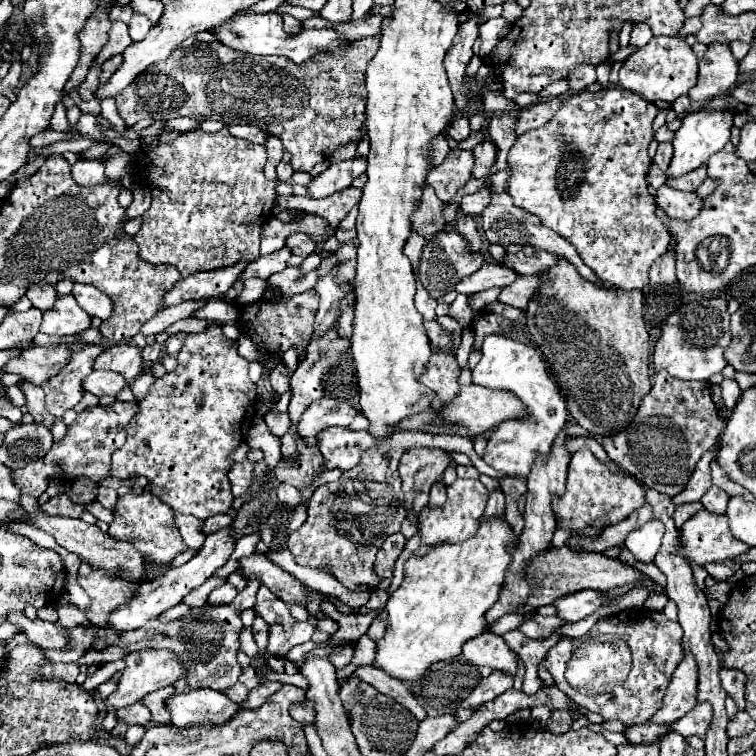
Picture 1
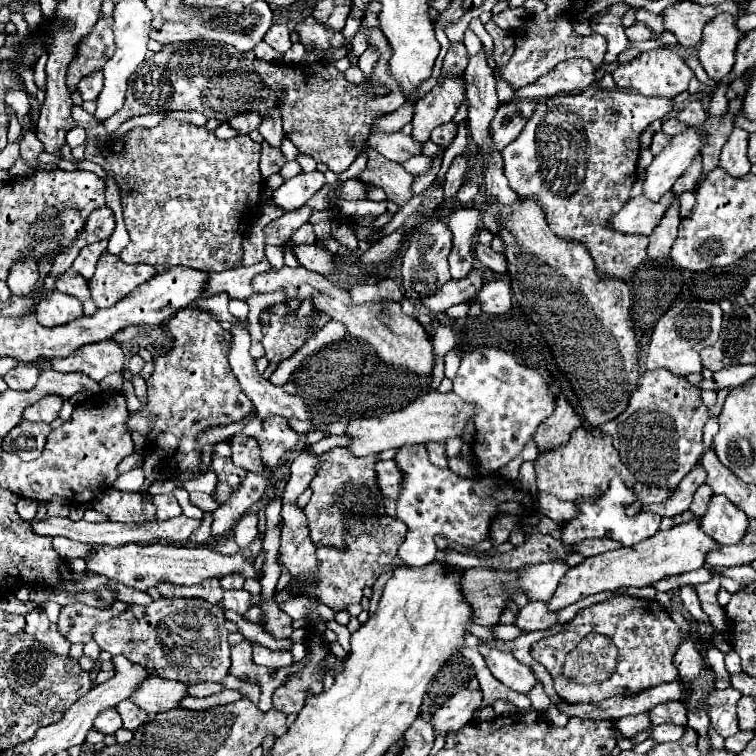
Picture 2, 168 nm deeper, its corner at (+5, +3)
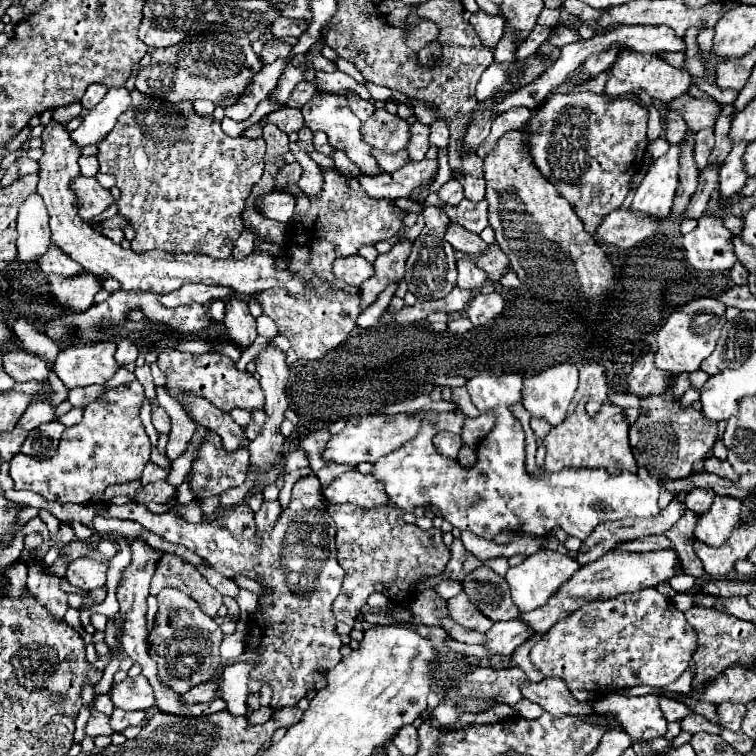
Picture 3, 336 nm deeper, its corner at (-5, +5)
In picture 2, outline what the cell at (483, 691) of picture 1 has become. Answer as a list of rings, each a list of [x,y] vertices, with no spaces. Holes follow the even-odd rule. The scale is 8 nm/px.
[[[466,687],[466,689],[458,691],[432,717],[432,725],[434,725],[436,735],[462,729],[466,723],[472,721],[472,715],[480,705],[482,705],[482,691],[480,689]]]

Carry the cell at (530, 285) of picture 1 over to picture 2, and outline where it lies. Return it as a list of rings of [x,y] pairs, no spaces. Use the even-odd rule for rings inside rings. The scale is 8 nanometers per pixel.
[[[504,275],[498,281],[490,281],[482,287],[482,291],[478,293],[478,301],[482,305],[484,313],[492,313],[492,315],[500,315],[506,313],[510,309],[510,299],[512,299],[512,285],[510,285],[510,277]]]

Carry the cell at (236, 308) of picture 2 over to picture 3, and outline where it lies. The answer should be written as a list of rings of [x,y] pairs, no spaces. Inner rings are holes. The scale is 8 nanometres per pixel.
[[[261,315],[256,319],[257,332],[268,339],[273,339],[279,334],[276,323],[266,315]]]

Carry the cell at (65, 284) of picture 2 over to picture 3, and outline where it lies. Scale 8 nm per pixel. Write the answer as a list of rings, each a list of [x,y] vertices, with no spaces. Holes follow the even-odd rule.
[[[52,241],[48,243],[48,251],[46,255],[38,257],[38,265],[40,269],[50,275],[50,273],[58,273],[62,277],[74,277],[80,271],[84,271],[82,265],[78,265],[74,259],[70,259],[60,247],[56,247]]]

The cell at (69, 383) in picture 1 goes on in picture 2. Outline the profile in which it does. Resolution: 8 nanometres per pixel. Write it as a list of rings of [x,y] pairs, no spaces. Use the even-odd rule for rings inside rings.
[[[46,395],[44,399],[40,399],[34,405],[26,407],[22,419],[50,423],[50,421],[54,421],[58,417],[62,405],[64,405],[64,397],[60,397],[60,395]]]

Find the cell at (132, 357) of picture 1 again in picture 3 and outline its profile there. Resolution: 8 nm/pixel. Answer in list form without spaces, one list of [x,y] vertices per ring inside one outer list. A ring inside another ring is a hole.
[[[92,343],[92,345],[72,345],[64,351],[58,353],[52,371],[60,377],[60,381],[68,387],[68,389],[76,389],[76,387],[88,387],[88,385],[104,385],[118,369],[116,359],[116,345],[114,343]]]

